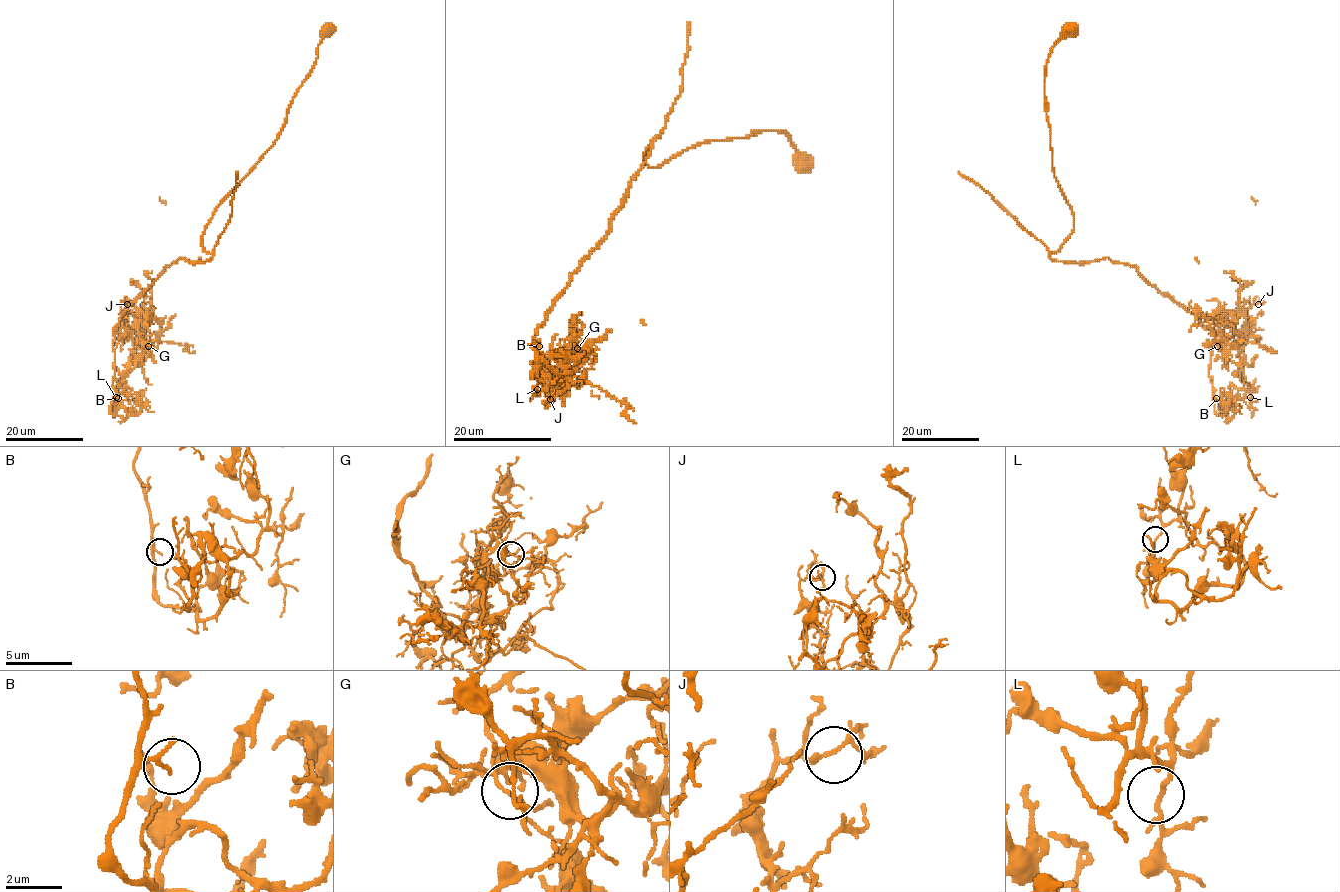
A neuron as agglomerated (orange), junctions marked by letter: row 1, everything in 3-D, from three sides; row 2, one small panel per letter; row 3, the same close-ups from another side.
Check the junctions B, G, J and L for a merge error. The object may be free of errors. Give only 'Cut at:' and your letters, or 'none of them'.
Cut at: G

